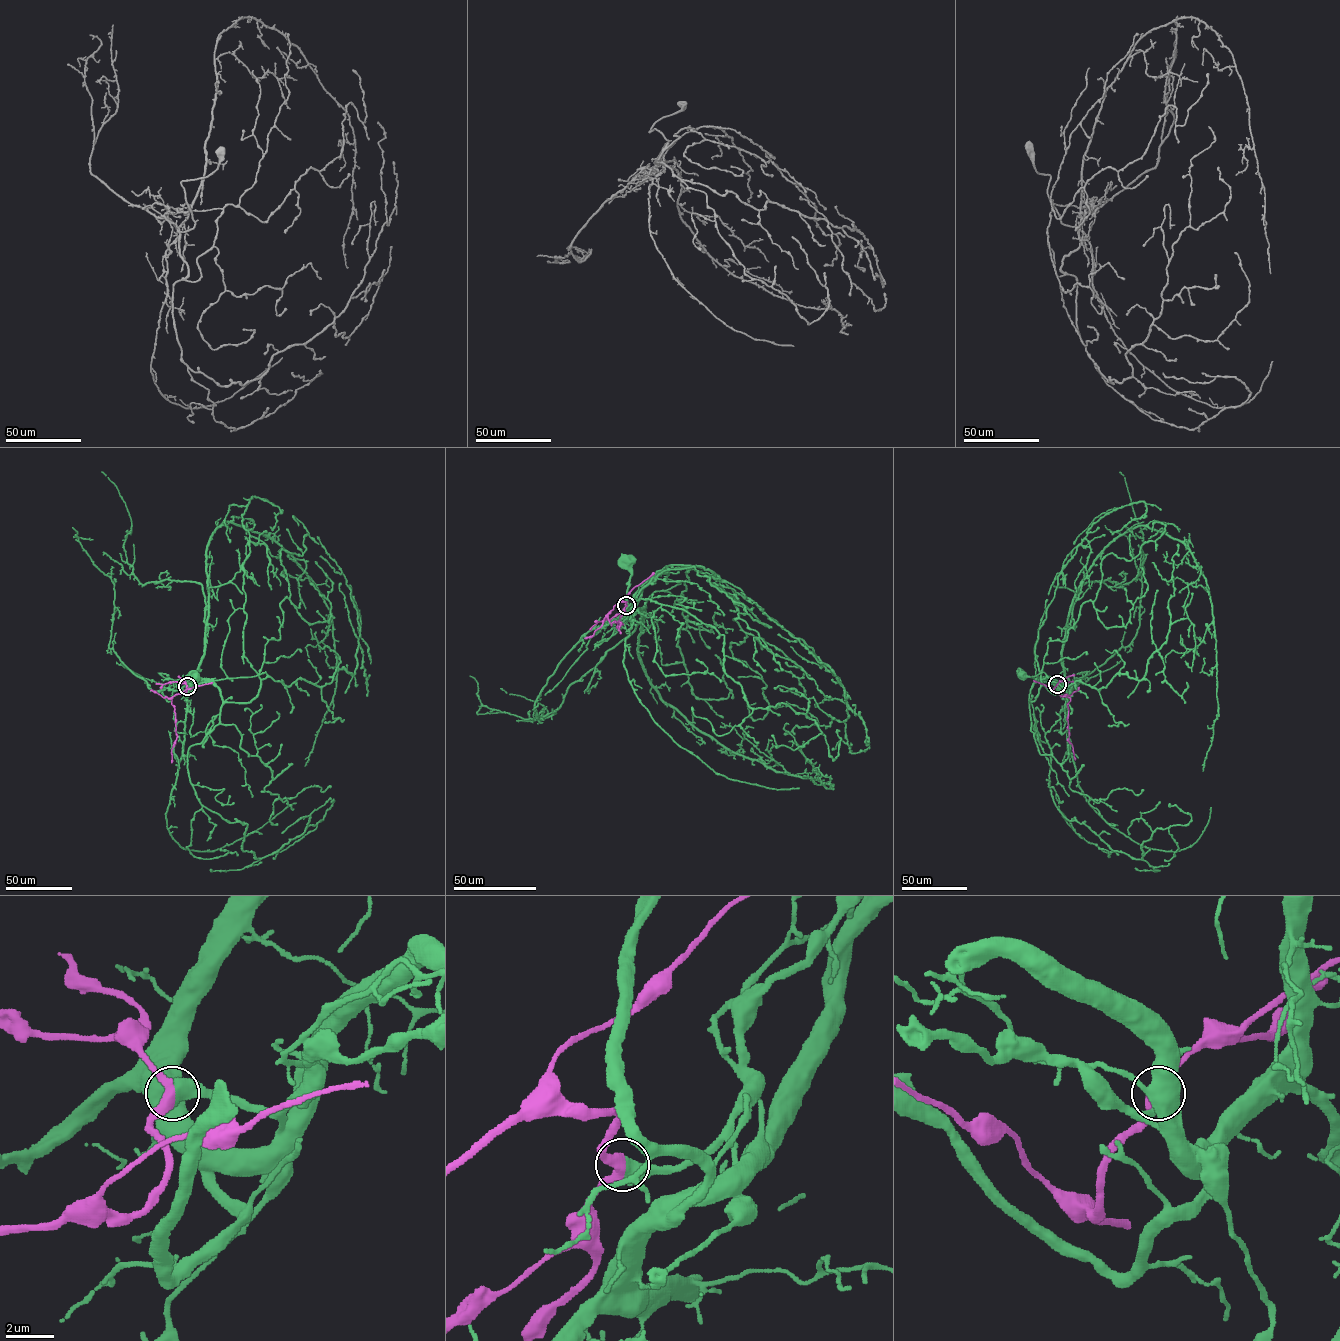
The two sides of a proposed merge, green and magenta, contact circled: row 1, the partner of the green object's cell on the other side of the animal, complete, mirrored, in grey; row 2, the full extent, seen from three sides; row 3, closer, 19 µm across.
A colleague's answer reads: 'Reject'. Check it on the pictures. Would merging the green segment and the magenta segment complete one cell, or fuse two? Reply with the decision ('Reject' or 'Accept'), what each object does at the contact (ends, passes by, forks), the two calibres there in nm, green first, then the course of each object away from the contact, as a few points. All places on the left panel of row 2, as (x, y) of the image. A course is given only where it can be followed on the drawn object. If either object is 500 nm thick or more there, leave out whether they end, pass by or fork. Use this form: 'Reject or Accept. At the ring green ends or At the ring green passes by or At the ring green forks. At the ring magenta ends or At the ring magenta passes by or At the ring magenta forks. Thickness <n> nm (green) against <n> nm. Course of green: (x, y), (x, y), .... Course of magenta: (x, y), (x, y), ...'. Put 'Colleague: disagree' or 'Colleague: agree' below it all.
Accept. Thickness 700 nm (green) against 460 nm. Course of green: (187, 686), (193, 688), (187, 696), (194, 678). Course of magenta: (187, 686), (185, 693), (169, 698), (174, 707), (177, 738), (171, 751), (171, 762)
Colleague: disagree

